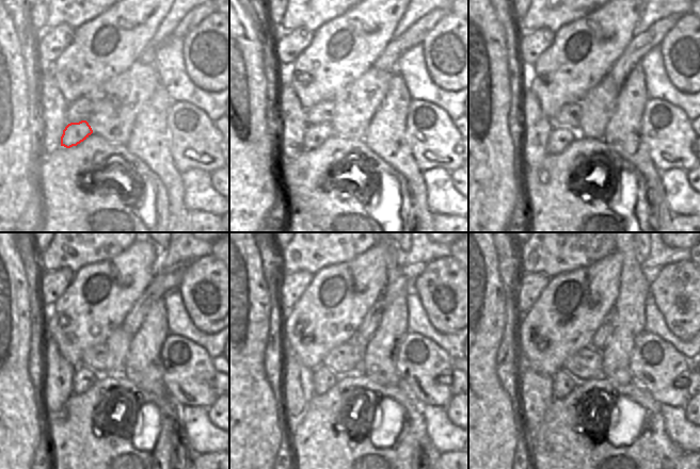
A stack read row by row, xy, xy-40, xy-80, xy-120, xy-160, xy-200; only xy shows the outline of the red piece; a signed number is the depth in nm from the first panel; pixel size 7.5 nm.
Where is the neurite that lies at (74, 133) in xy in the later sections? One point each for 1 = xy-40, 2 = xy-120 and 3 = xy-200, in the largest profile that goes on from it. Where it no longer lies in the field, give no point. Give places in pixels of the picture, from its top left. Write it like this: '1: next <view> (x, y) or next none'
1: next xy-40 (315, 134)
2: next xy-120 (83, 378)
3: next xy-200 (562, 383)

